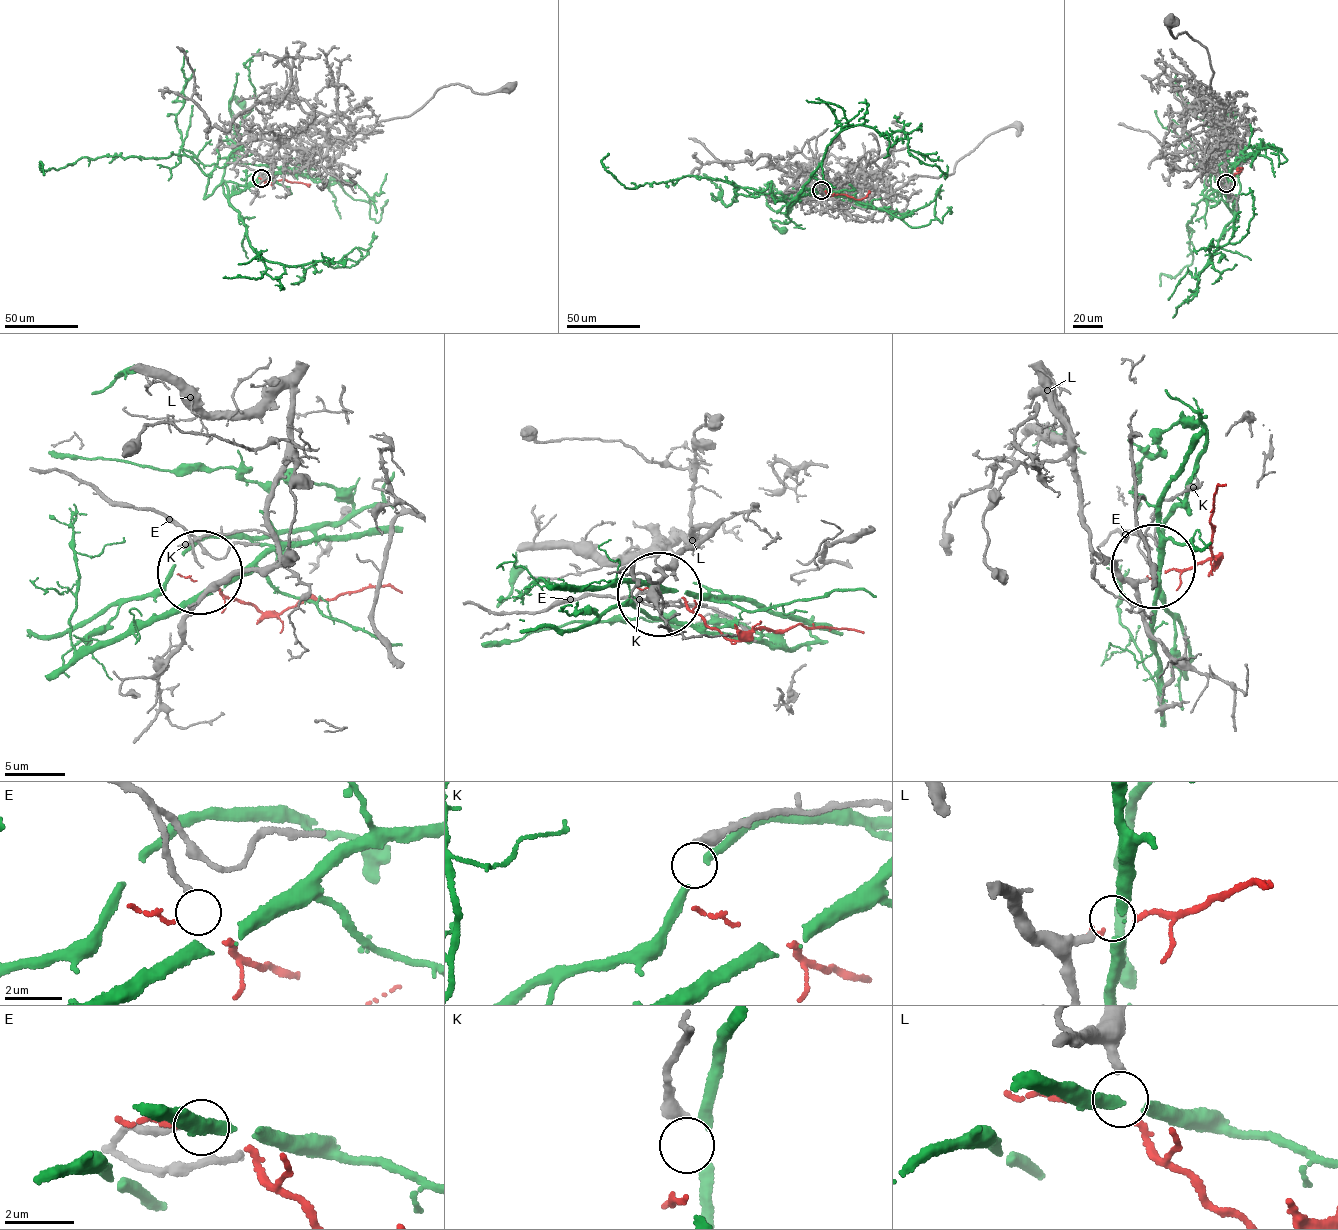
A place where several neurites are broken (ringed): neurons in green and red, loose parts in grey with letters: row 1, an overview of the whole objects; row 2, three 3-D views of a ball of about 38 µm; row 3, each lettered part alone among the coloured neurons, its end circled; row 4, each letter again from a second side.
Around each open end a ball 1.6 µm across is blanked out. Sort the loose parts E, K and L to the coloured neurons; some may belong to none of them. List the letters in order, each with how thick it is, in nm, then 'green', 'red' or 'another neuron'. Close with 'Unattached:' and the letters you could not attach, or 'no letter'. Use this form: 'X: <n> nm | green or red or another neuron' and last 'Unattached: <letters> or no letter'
E: 190 nm | red
K: 400 nm | another neuron
L: 280 nm | another neuron
Unattached: K, L

